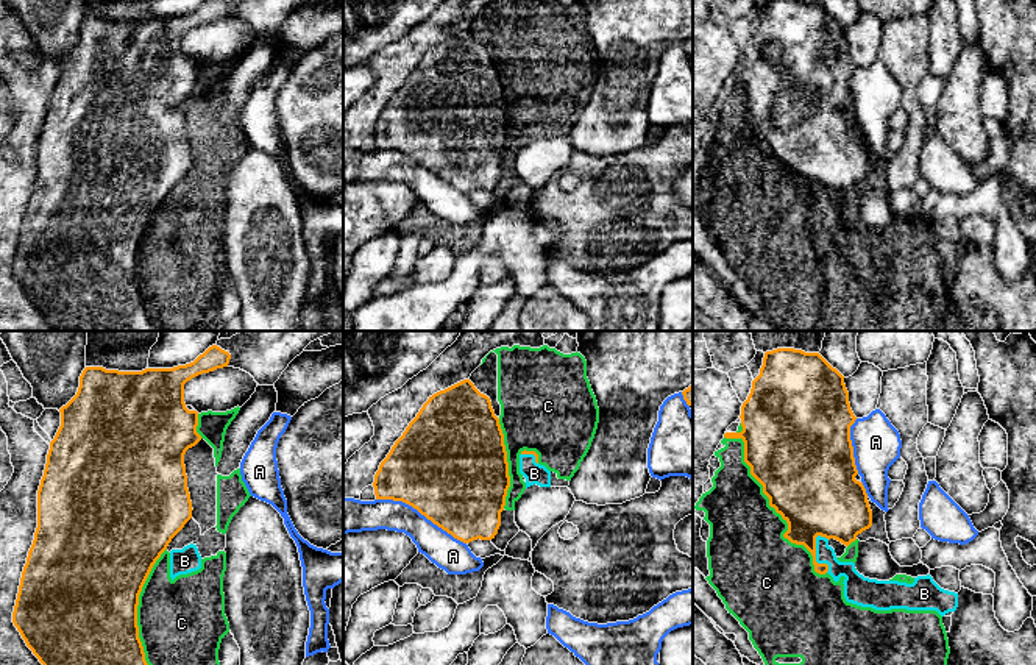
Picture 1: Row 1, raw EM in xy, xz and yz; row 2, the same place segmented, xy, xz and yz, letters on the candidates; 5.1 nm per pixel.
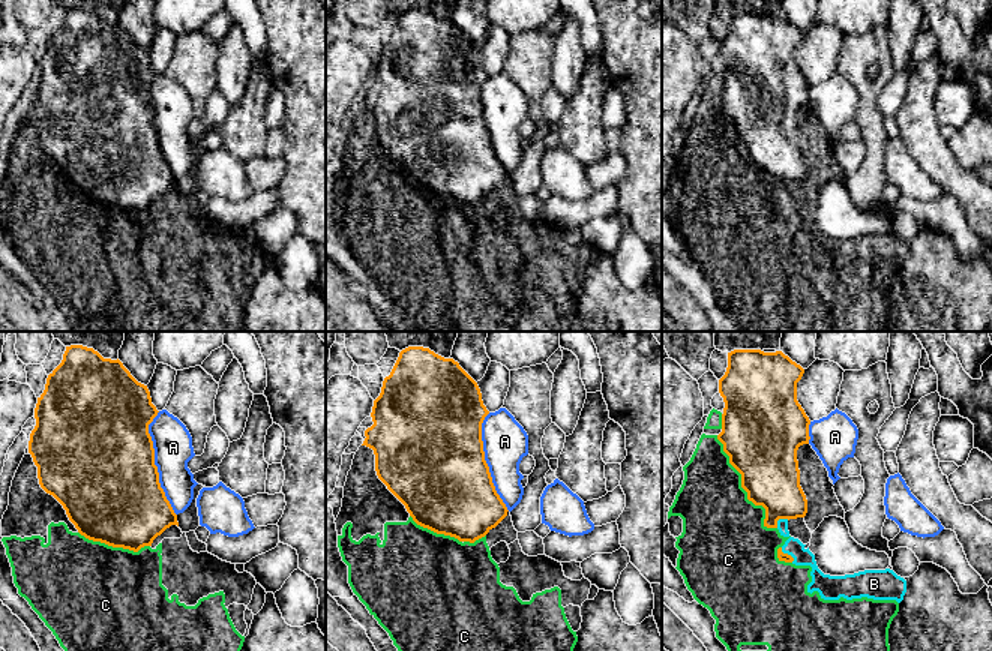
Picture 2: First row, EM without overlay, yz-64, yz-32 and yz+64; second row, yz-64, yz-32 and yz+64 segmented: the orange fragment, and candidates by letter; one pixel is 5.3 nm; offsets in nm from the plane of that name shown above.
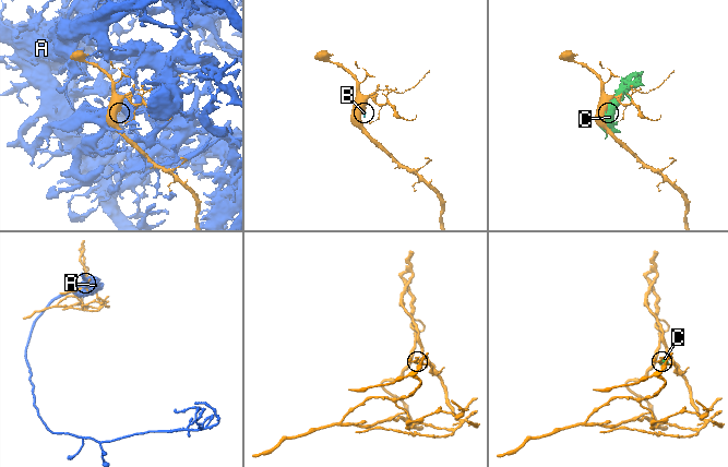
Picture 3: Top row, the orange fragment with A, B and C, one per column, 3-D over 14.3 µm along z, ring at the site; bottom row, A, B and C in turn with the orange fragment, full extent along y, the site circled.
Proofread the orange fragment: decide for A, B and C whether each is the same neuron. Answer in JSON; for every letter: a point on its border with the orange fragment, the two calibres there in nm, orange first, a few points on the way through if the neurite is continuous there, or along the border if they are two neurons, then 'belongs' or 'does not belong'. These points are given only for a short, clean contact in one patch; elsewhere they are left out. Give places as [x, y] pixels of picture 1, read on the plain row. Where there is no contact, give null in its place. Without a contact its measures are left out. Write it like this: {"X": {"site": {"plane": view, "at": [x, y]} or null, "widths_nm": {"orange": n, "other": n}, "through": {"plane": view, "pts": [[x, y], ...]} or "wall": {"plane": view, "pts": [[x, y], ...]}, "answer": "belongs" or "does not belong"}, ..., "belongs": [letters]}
{"A": {"site": {"plane": "xz", "at": [422, 164]}, "widths_nm": {"orange": 500, "other": 170}, "answer": "does not belong"}, "B": {"site": {"plane": "yz", "at": [815, 206]}, "widths_nm": {"orange": 300, "other": 110}, "wall": {"plane": "yz", "pts": [[818, 184], [816, 211], [824, 213], [827, 222]]}, "answer": "does not belong"}, "C": {"site": {"plane": "yz", "at": [771, 156]}, "widths_nm": {"orange": 480, "other": 400}, "answer": "does not belong"}, "belongs": []}

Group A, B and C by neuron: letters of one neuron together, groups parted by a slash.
A / B C

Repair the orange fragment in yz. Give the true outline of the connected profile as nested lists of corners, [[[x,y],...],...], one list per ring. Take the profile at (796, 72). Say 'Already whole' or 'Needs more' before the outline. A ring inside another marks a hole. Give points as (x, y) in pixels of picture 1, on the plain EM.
Already whole. [[[766,2],[740,69],[743,81],[726,83],[724,87],[744,92],[744,112],[750,125],[763,136],[769,156],[788,173],[783,187],[804,195],[813,206],[814,222],[825,225],[828,215],[816,212],[816,187],[849,197],[872,176],[866,139],[855,130],[858,120],[850,76],[857,67],[850,59],[844,27],[819,3]]]

